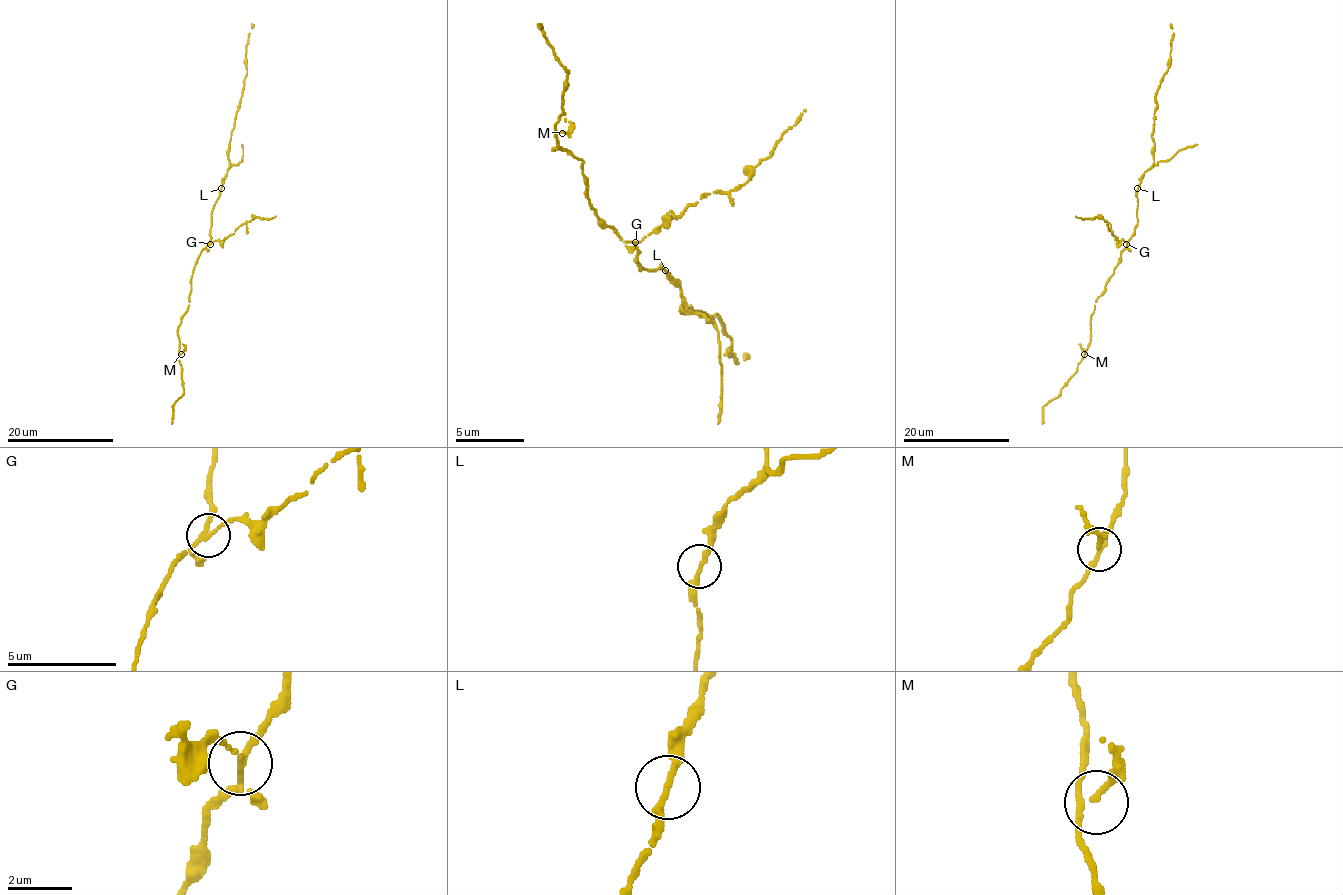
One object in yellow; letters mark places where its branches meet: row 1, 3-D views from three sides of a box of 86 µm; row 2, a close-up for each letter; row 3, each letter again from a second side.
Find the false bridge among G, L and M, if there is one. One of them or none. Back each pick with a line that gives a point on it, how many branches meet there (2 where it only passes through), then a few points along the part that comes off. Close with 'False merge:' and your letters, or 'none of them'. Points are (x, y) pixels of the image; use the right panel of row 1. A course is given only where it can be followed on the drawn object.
G: at (1126, 244); 3 branches meet; foreign part runs (1127, 243), (1118, 241), (1103, 218), (1075, 216)
False merge: G

